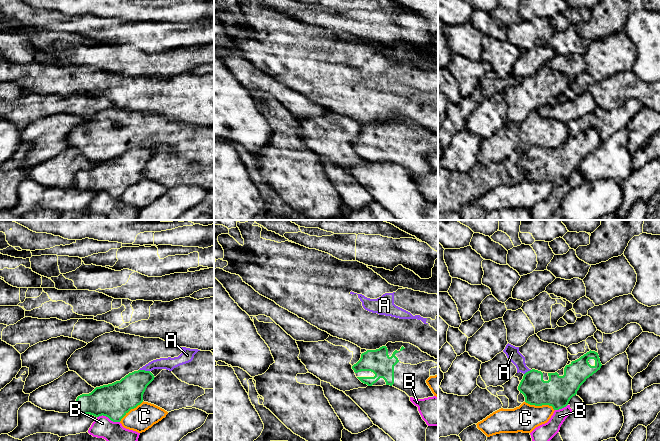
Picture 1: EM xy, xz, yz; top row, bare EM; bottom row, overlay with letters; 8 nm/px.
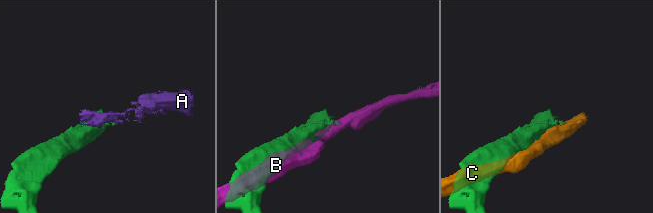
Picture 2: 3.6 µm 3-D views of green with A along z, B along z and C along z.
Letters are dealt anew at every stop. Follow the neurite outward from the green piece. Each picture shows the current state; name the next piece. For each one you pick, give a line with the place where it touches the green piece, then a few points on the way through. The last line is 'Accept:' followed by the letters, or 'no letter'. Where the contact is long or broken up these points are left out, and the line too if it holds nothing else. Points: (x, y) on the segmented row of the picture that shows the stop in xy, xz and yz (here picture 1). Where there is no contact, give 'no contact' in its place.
Accept: no letter

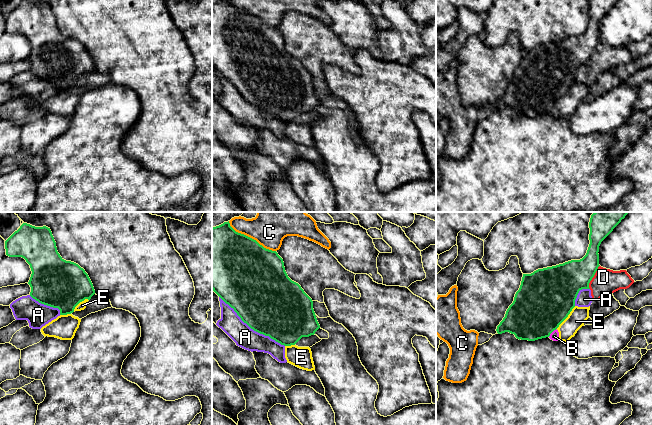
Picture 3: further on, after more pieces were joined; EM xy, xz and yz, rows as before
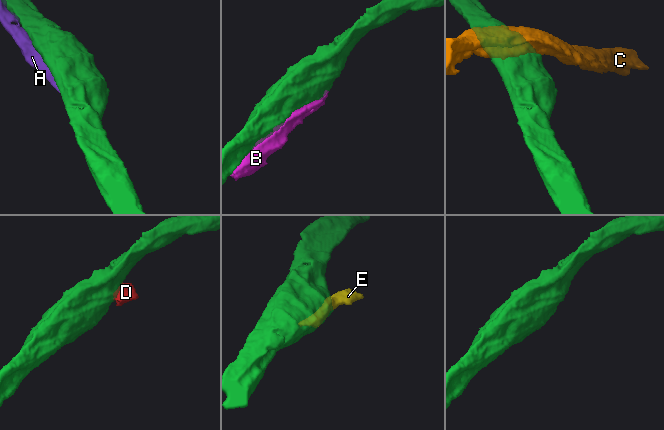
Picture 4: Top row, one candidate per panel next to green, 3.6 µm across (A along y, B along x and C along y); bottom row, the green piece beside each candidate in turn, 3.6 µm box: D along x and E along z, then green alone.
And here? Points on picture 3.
Accept: no letter

